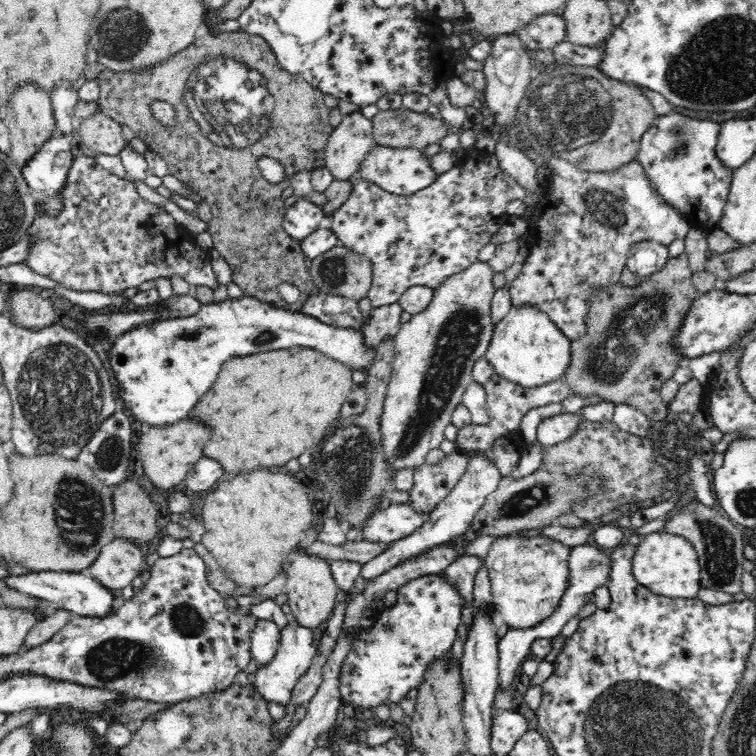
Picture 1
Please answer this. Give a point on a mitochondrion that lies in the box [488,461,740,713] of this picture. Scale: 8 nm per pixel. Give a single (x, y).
(718, 544)

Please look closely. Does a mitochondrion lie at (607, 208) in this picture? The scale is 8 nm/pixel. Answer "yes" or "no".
yes

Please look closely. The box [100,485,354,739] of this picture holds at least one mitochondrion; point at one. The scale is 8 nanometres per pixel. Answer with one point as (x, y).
(189, 620)

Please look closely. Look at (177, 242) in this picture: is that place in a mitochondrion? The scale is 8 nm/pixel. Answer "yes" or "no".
no

